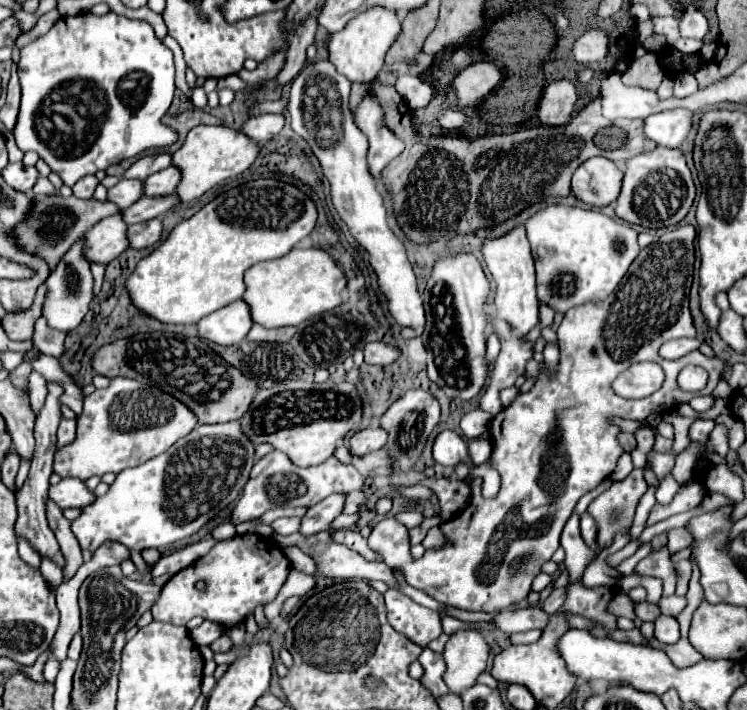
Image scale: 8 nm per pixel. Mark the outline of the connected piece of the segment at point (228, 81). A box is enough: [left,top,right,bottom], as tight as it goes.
[217,75,246,91]

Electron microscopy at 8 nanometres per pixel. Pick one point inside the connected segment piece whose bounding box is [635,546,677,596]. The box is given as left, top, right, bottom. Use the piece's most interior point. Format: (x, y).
(657, 564)

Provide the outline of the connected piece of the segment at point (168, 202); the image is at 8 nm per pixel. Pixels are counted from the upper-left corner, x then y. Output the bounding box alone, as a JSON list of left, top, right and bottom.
[122,195,178,225]

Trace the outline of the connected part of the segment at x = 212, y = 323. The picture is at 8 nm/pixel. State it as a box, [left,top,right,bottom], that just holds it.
[198,299,252,345]

